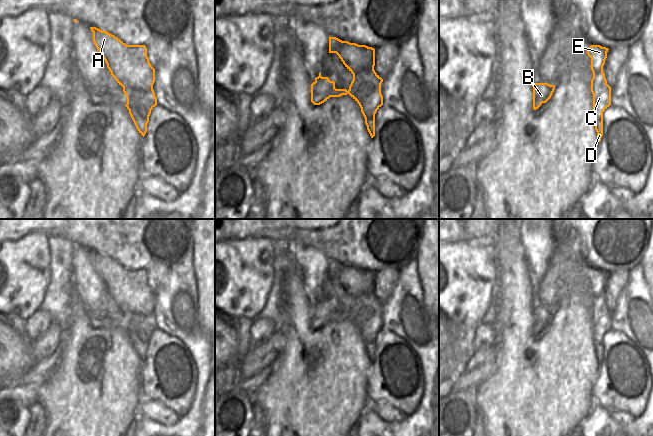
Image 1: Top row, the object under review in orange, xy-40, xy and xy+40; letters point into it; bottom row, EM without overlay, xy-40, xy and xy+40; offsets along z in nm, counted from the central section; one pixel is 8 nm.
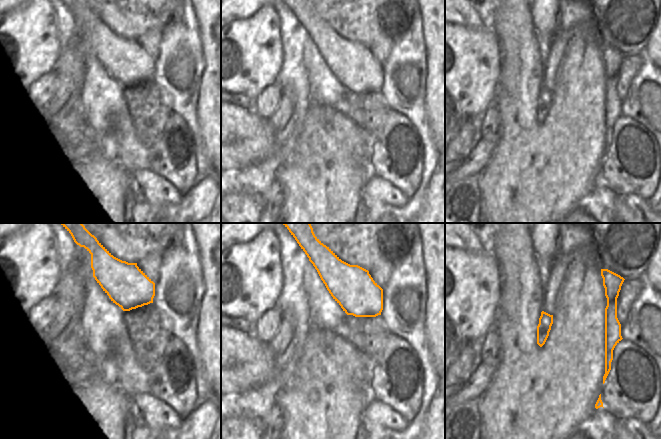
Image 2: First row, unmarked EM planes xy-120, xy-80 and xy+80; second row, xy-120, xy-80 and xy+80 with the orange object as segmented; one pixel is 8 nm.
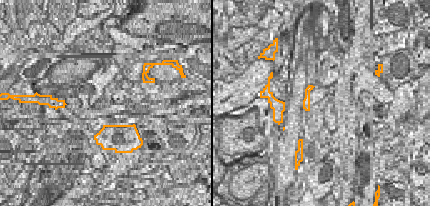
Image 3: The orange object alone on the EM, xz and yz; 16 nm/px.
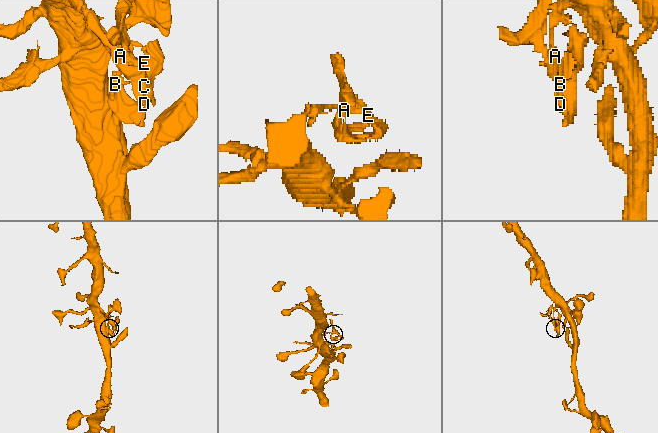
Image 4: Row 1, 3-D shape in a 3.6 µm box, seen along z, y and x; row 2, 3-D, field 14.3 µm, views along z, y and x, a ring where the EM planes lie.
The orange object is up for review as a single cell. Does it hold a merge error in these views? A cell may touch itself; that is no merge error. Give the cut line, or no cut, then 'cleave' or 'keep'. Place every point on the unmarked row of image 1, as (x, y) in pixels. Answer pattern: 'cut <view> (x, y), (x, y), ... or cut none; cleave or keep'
cut none; keep

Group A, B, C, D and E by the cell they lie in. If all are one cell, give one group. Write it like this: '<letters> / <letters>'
A B C D E

